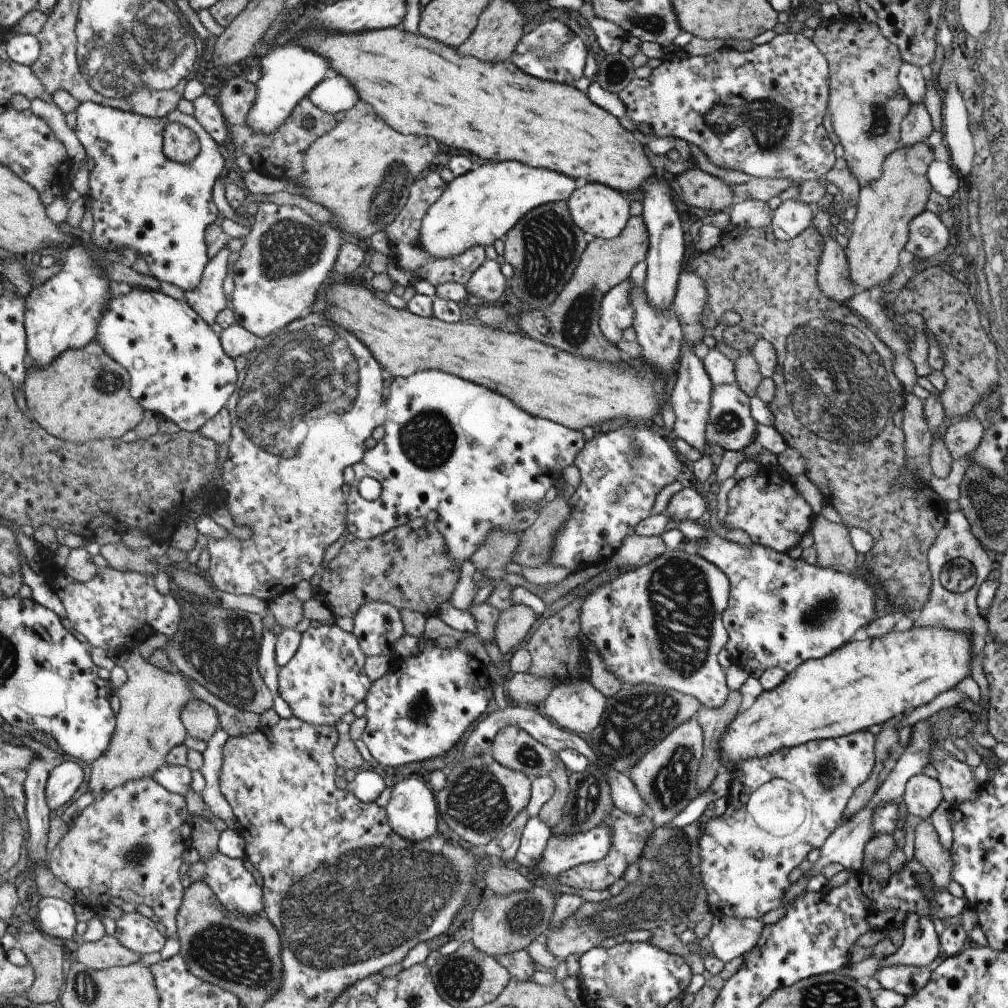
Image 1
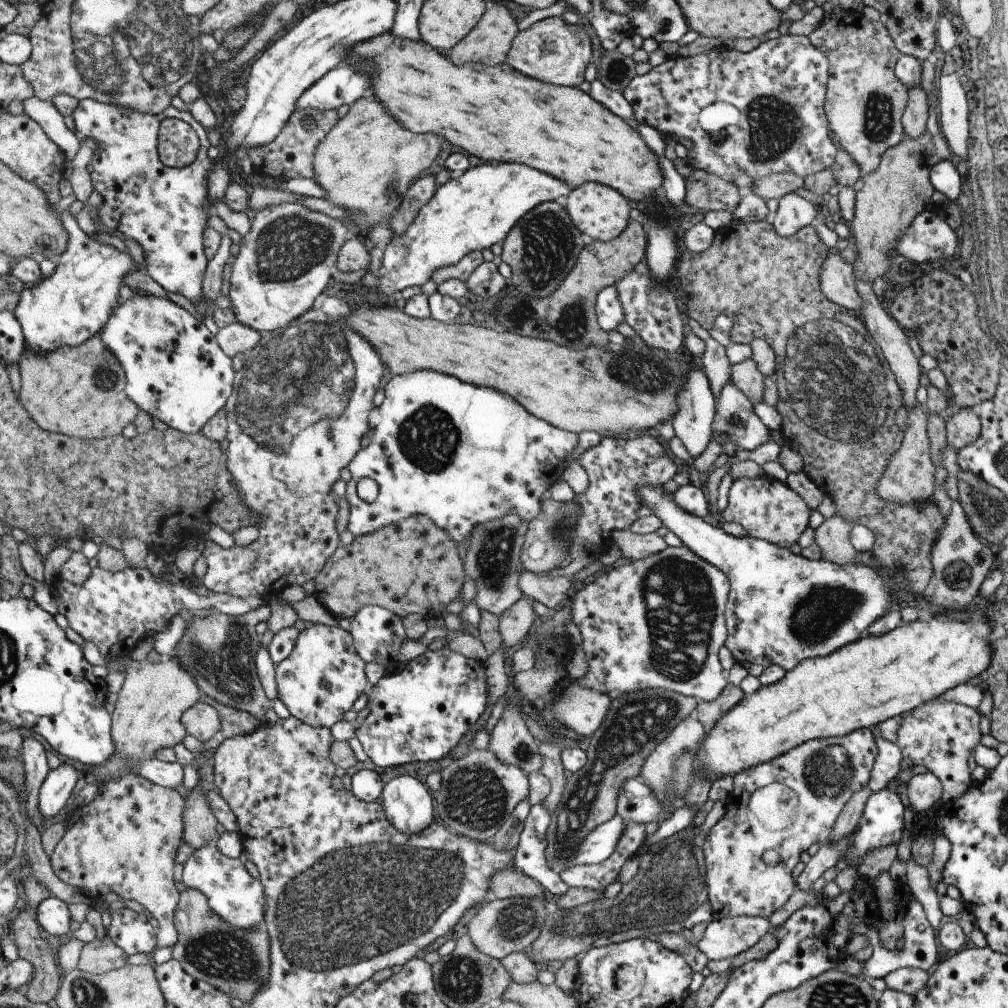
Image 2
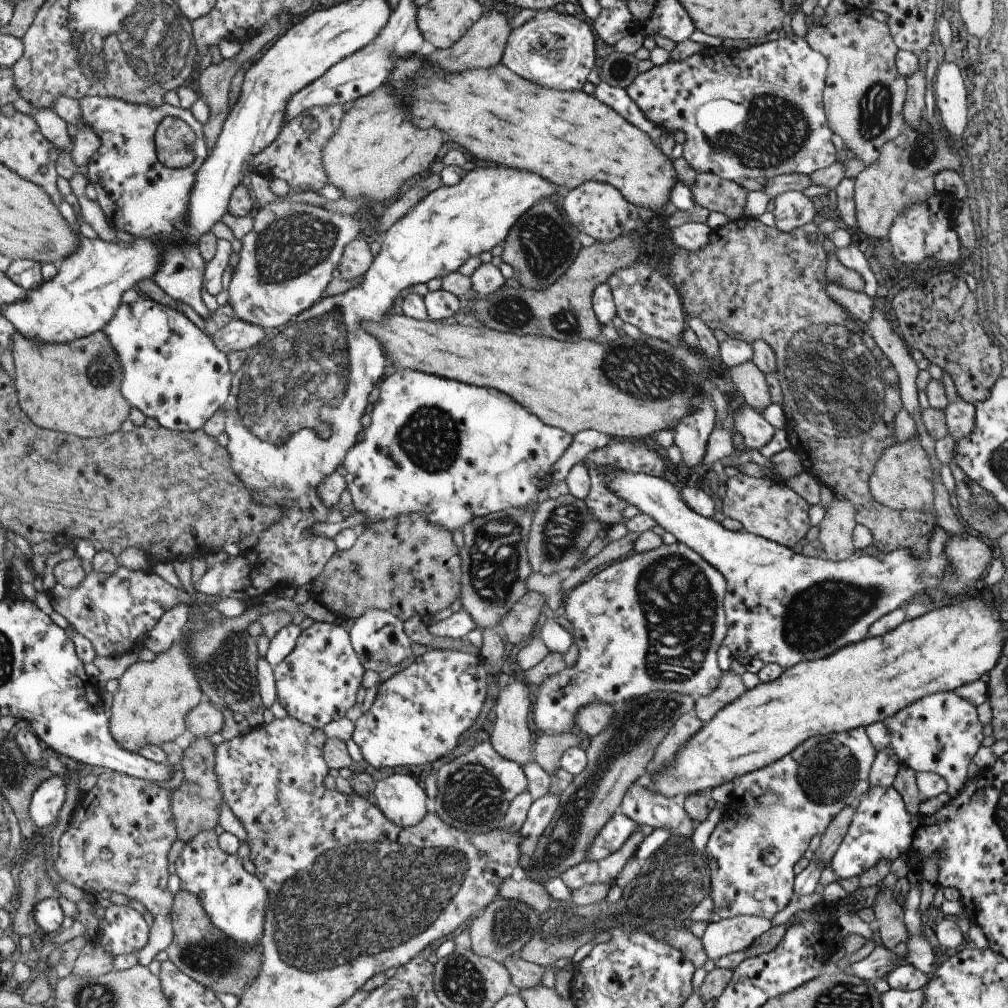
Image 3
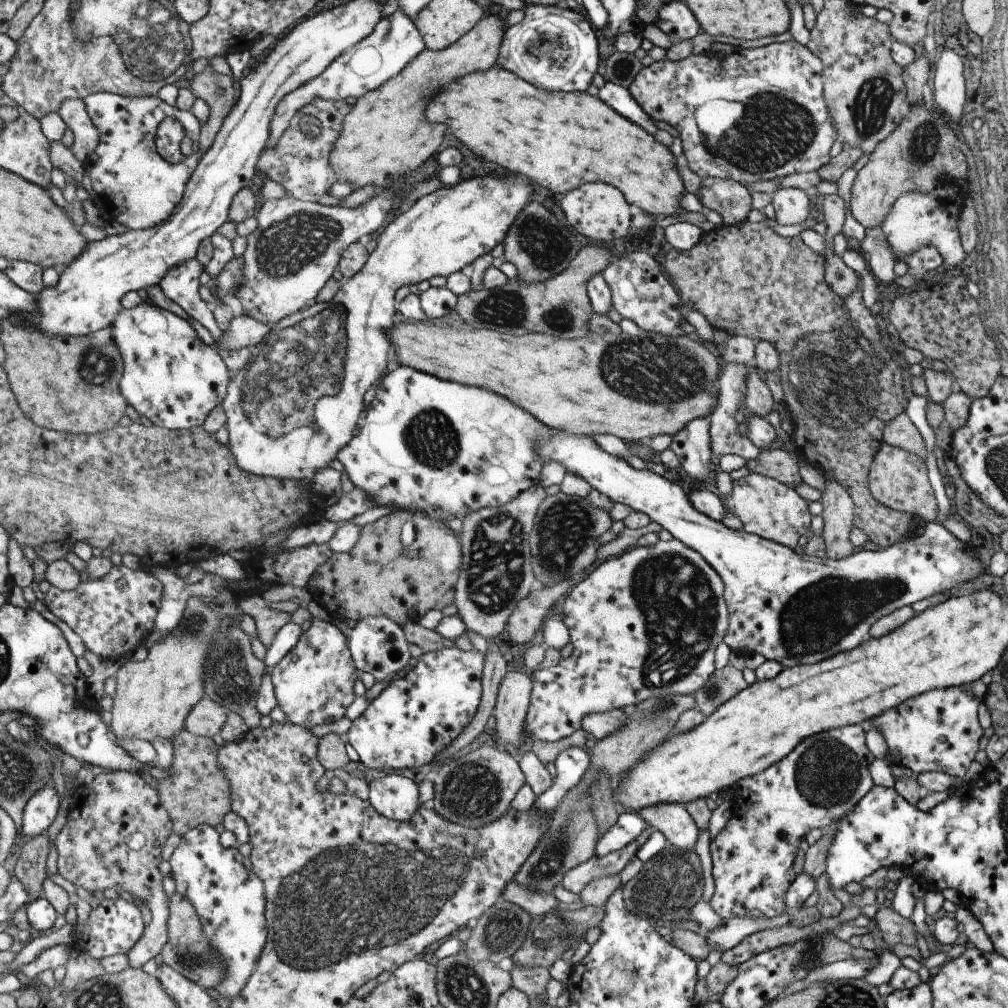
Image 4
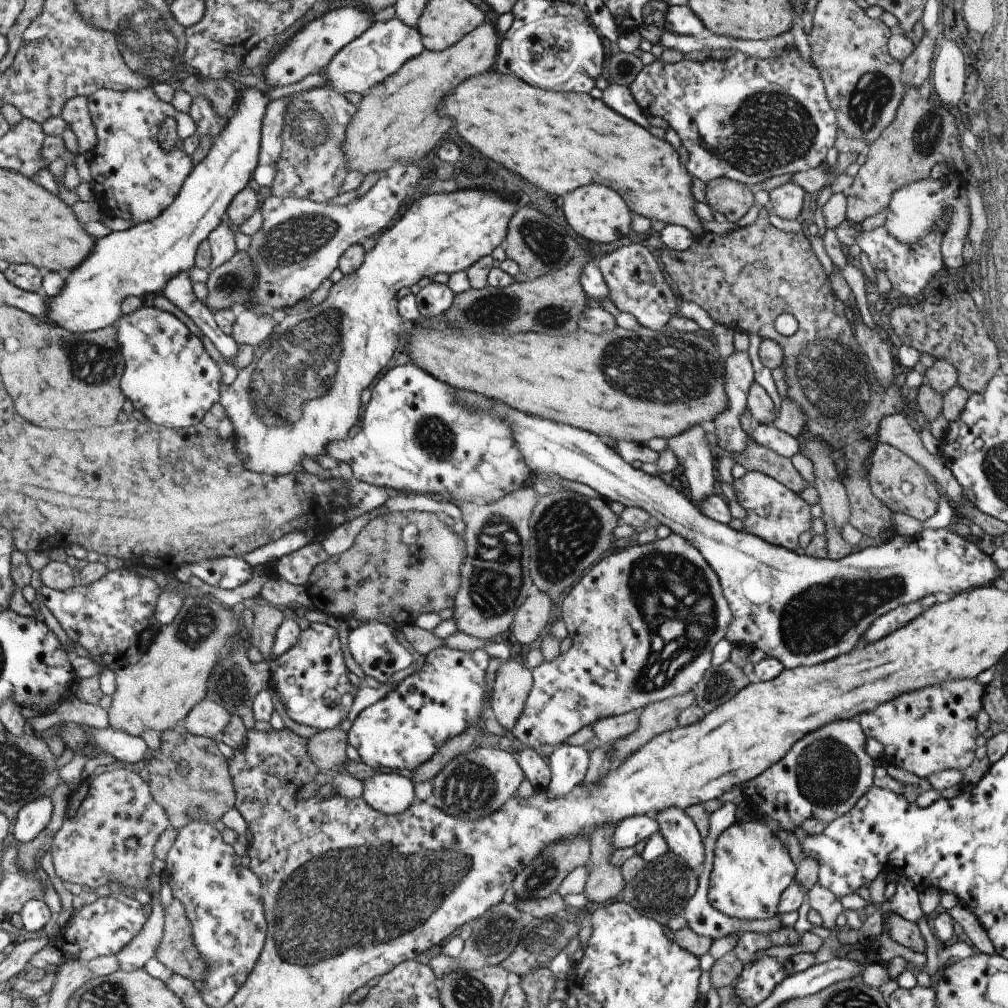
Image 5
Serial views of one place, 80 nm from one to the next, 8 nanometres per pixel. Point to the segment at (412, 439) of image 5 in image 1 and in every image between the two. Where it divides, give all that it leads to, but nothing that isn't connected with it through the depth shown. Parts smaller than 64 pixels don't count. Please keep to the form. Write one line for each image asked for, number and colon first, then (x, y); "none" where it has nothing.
1: (468, 460)
2: (461, 455)
3: (452, 452)
4: (426, 444)

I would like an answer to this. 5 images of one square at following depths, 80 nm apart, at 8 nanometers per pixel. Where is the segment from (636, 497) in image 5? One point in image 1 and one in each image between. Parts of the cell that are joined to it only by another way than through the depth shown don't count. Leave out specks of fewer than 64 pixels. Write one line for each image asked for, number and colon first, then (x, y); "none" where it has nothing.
1: (780, 612)
2: (781, 608)
3: (781, 607)
4: (791, 608)

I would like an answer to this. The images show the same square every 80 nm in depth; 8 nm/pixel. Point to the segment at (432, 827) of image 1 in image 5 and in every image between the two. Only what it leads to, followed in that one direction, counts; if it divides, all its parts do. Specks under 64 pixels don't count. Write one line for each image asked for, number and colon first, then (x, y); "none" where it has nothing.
2: (406, 804)
3: (401, 799)
4: (396, 797)
5: (390, 794)

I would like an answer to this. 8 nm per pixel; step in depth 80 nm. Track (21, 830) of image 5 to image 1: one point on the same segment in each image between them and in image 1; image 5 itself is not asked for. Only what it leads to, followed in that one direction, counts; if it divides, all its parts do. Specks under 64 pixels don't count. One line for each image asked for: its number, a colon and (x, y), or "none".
1: (64, 781)
2: (63, 781)
3: (48, 799)
4: (42, 809)

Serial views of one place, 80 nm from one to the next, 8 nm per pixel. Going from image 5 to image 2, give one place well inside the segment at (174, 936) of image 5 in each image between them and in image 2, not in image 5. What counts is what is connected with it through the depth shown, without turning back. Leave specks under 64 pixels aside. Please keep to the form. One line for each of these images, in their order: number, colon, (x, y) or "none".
2: (237, 961)
3: (204, 952)
4: (190, 950)

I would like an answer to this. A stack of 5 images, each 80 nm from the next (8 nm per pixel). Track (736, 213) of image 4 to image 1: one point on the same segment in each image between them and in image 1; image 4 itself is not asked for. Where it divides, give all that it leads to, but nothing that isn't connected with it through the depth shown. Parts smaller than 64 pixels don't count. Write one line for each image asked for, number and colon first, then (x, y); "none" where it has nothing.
1: (696, 188)
2: (704, 190)
3: (709, 191)

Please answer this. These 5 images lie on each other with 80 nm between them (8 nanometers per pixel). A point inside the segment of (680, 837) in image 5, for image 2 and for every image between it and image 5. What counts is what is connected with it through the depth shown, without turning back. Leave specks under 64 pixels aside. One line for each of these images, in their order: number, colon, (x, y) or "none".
2: (634, 801)
3: (644, 807)
4: (671, 819)

